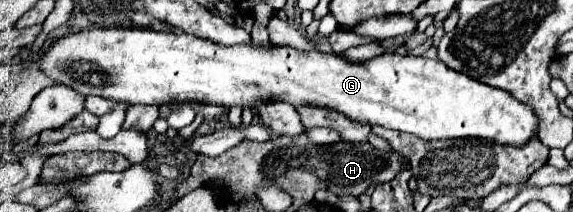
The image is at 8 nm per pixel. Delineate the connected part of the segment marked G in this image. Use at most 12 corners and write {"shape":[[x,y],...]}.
{"shape":[[94,27],[38,59],[124,103],[280,99],[522,147],[532,109],[438,59]]}

